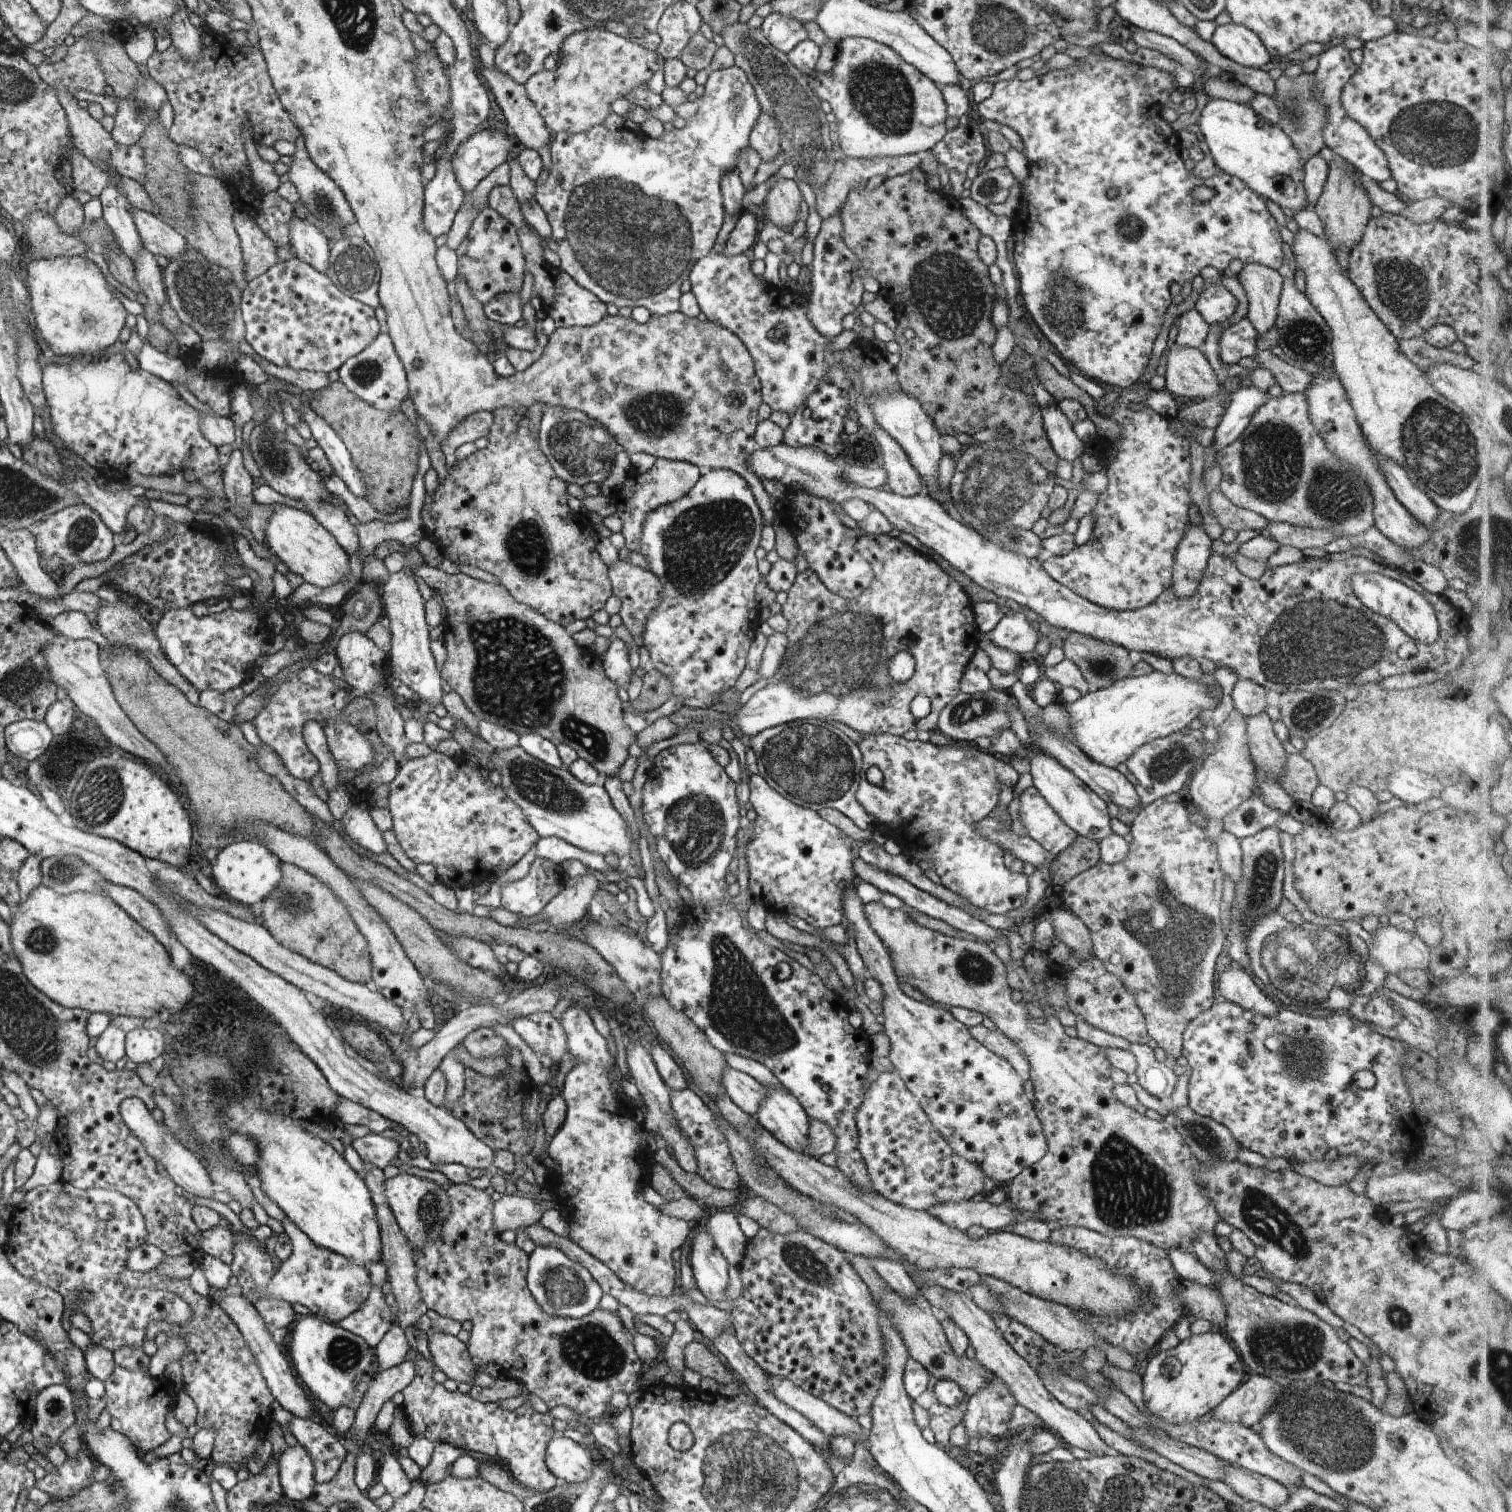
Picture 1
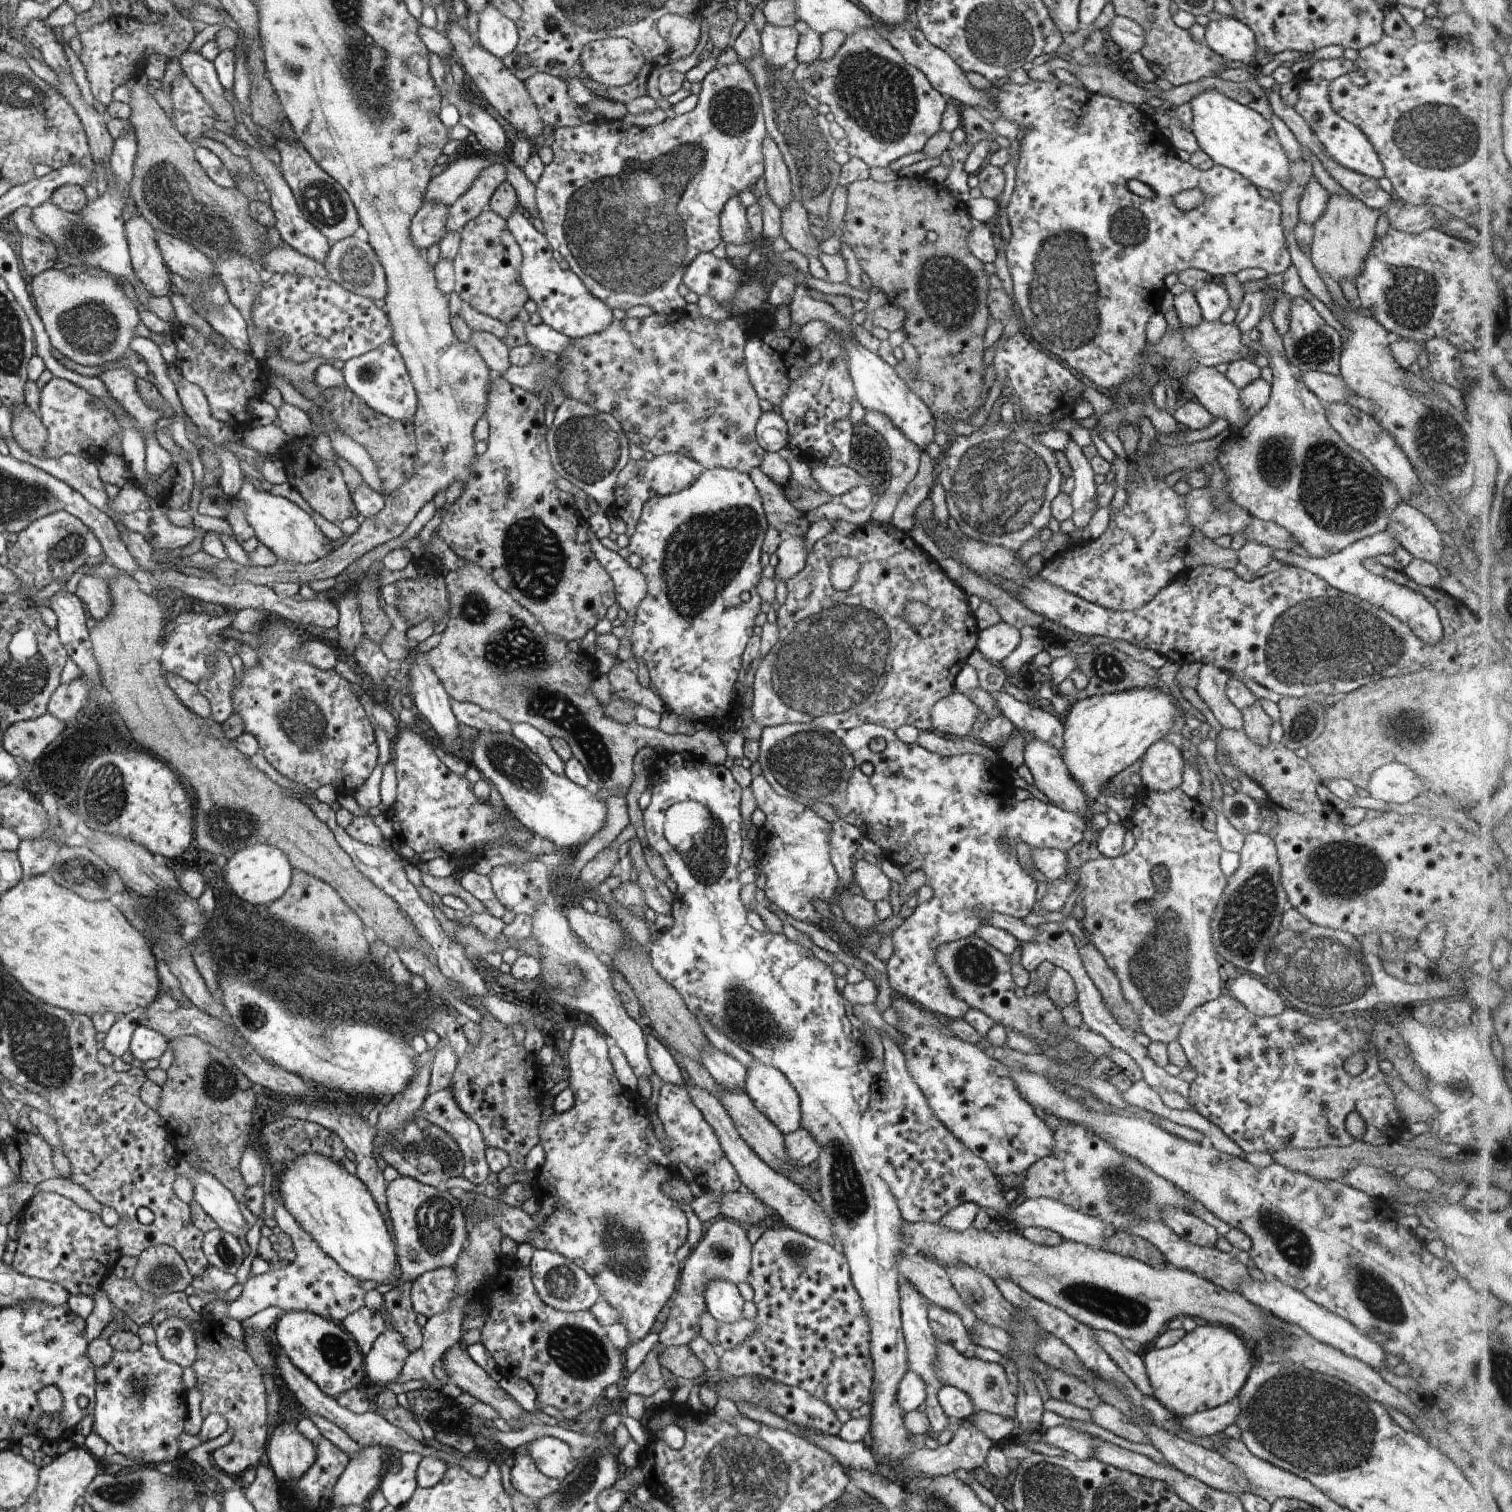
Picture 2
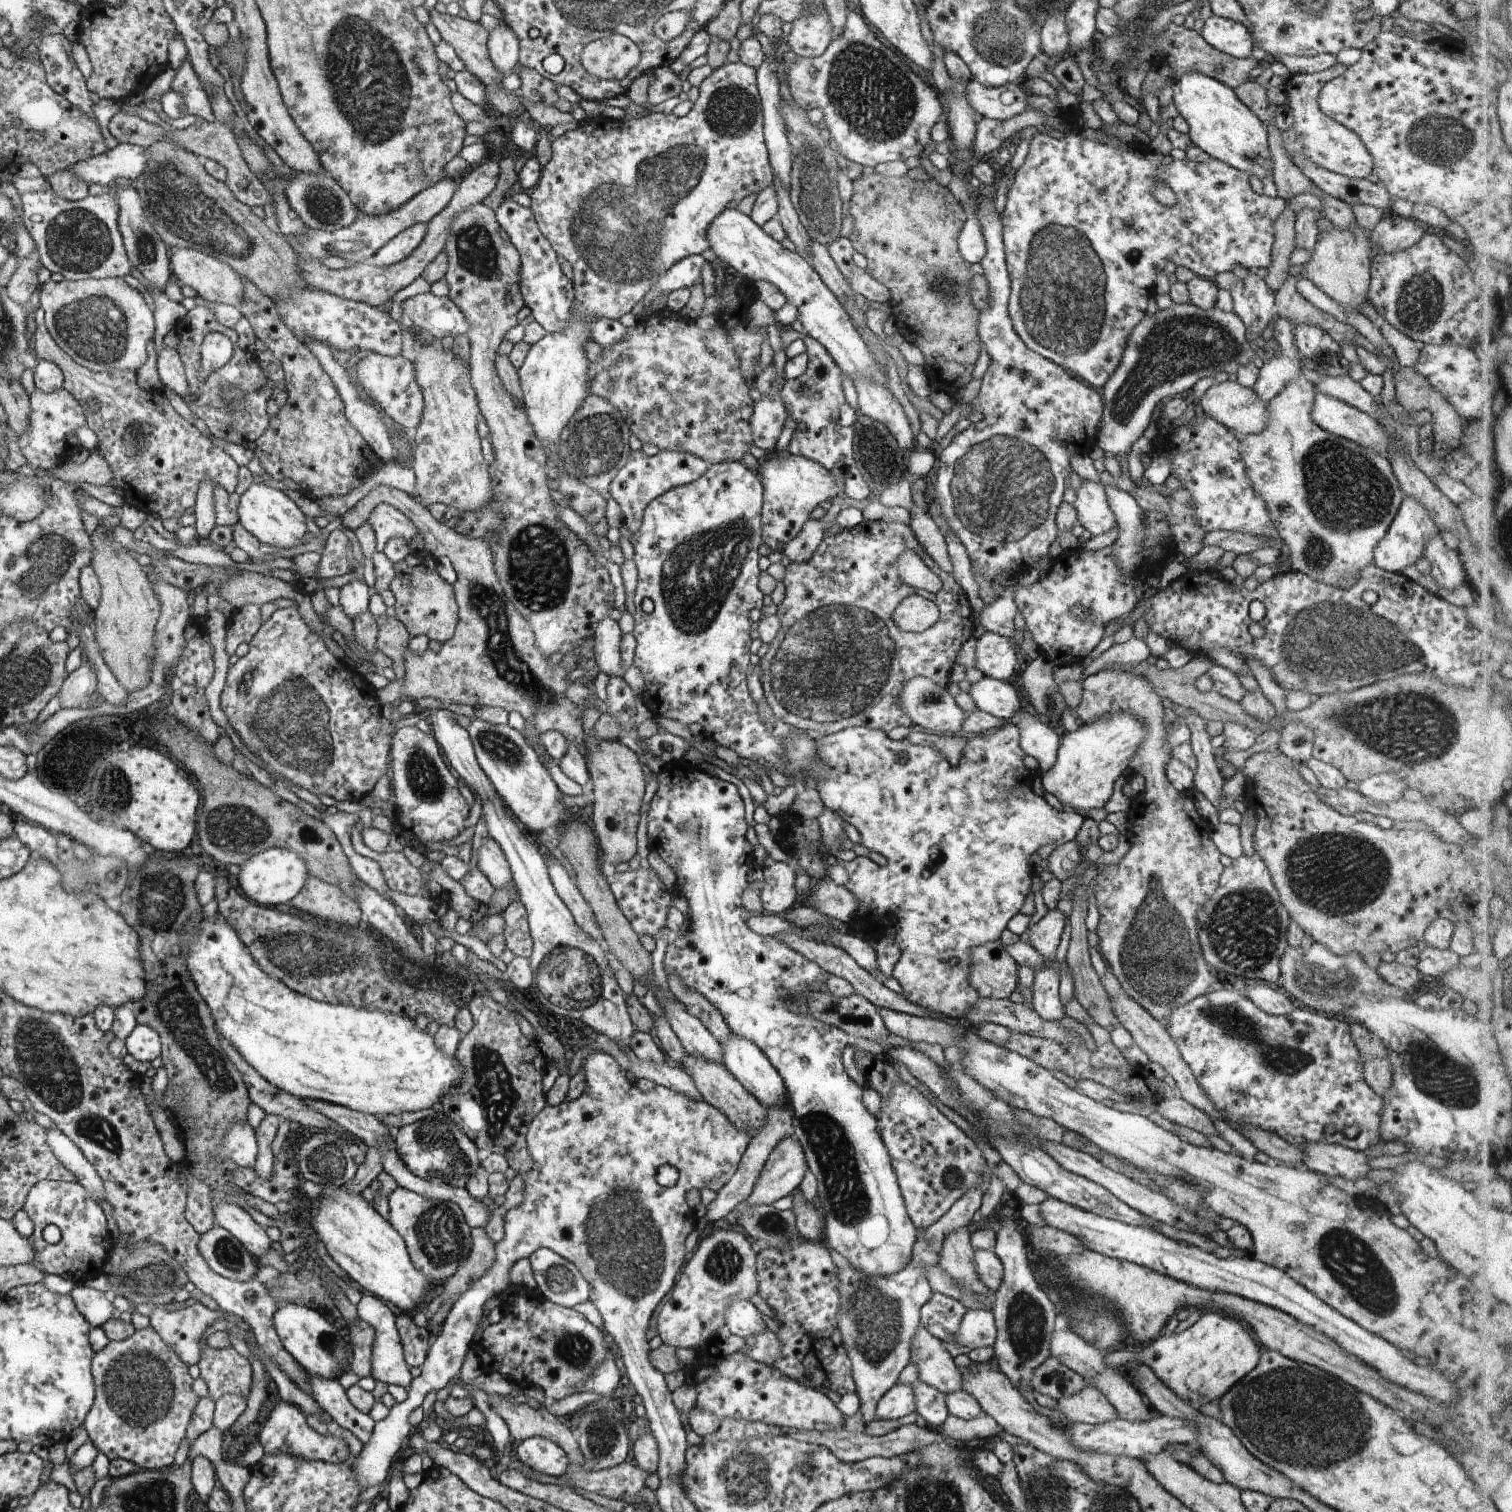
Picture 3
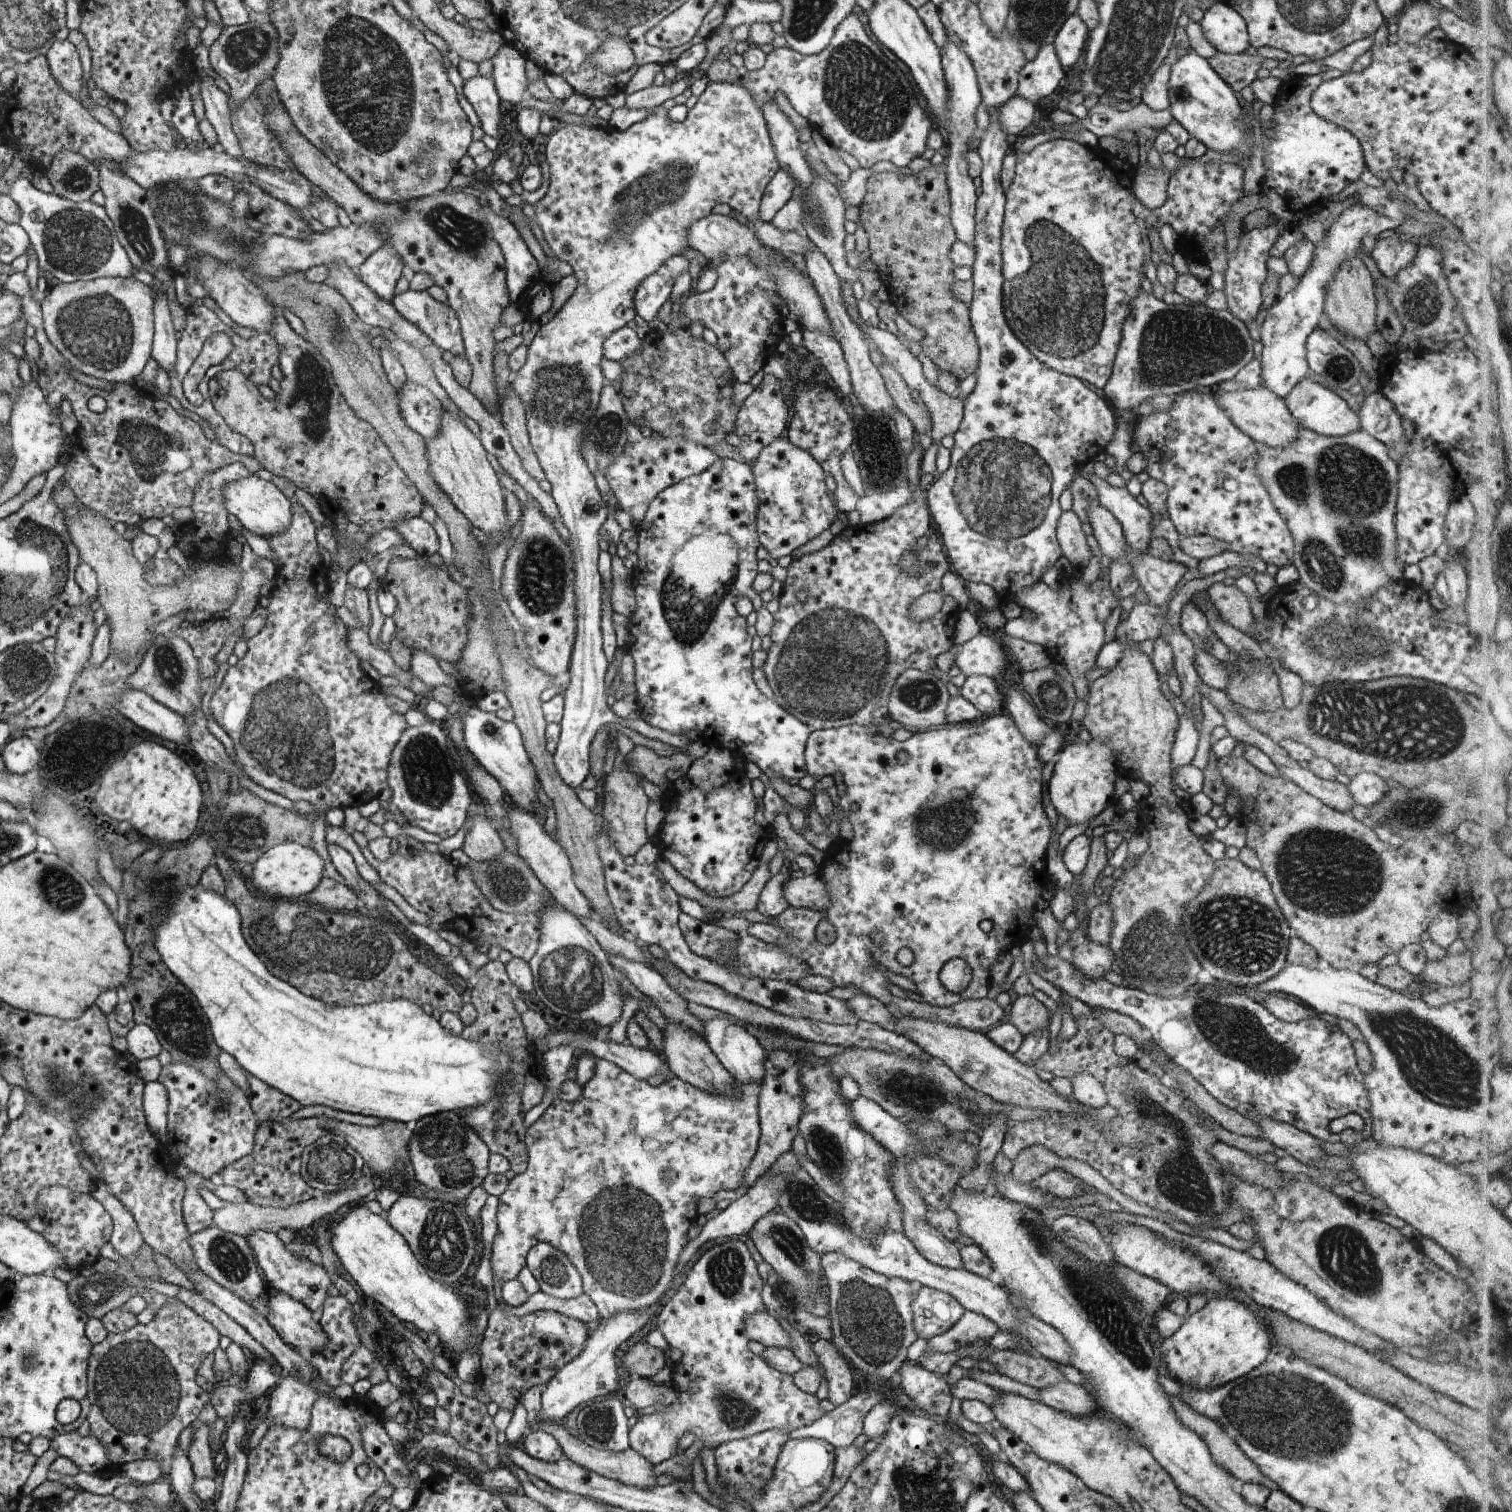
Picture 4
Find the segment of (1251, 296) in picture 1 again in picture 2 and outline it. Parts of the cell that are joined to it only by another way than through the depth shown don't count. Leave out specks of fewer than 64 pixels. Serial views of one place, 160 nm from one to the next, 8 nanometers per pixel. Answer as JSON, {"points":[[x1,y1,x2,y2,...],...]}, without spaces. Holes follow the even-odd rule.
{"points":[[1266,287,1260,291,1264,291,1268,296,1272,296,1274,300,1274,304,1272,304,1270,309,1262,315,1261,321,1257,324,1257,328,1260,332,1258,342,1267,349,1270,356,1269,366,1273,372,1271,393,1267,403,1258,411,1258,414,1255,414,1250,420,1248,420,1242,428,1226,441,1223,447,1219,448,1220,453,1217,456,1216,462,1227,474,1227,489,1229,490,1229,496,1236,504,1239,504,1251,515,1258,517,1260,520,1274,521,1276,524,1286,527,1286,530,1289,530,1295,536,1299,544,1302,544,1302,546,1304,546,1304,548,1306,548,1306,550,1314,557,1327,557,1332,553,1337,553,1350,546,1357,540,1386,531,1390,513,1394,507,1398,506,1402,498,1398,494,1396,487,1393,484,1390,484,1390,481,1387,481,1386,478,1384,478,1378,470,1370,464,1370,461,1367,458,1364,458,1362,453,1350,448,1350,445,1342,440,1342,437,1333,429,1333,426,1330,426,1326,414,1326,405,1323,404,1311,390,1308,390,1308,387,1301,381,1301,370,1291,362,1288,362,1285,352,1283,351,1283,337,1280,336,1280,333,1272,320,1272,310,1274,310,1276,302,1284,296,1283,290,1276,289,1275,287]]}

